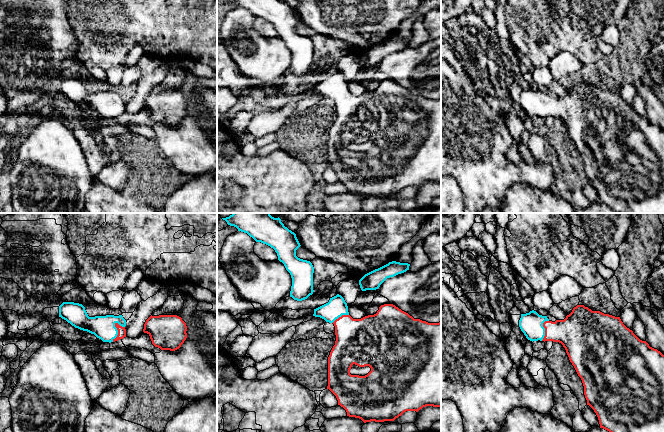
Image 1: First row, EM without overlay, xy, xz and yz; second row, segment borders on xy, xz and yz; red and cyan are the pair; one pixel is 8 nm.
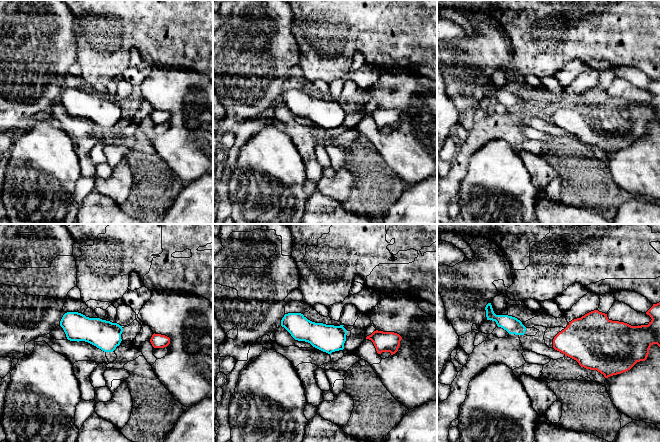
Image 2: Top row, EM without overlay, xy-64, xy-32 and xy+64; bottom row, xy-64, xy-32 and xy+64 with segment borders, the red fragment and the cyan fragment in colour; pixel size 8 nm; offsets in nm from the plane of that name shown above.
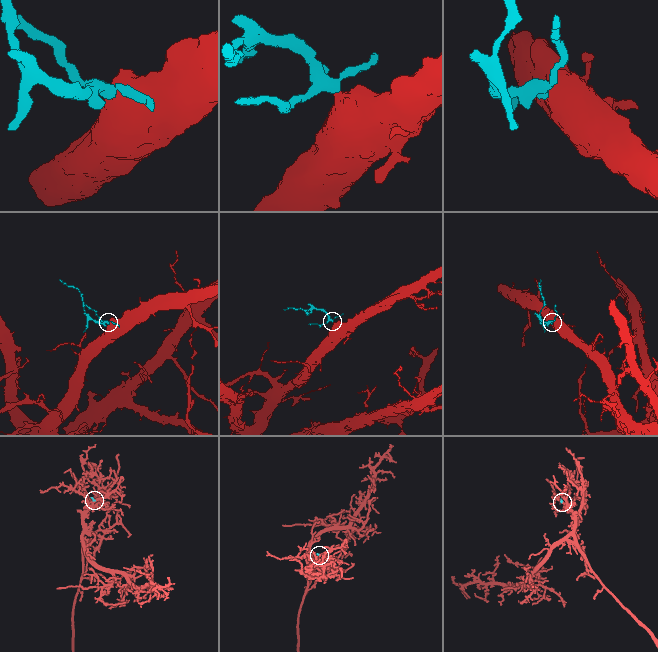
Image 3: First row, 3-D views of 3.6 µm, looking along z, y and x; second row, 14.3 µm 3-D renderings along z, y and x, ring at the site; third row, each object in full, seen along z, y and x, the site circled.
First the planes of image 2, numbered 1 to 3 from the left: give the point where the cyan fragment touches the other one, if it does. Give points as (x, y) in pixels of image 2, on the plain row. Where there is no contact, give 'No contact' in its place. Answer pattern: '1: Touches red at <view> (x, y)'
1: No contact
2: No contact
3: No contact

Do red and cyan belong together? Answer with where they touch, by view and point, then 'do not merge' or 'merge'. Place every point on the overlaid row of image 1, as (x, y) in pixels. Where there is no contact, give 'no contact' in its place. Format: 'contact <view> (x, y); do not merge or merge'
contact xy (118, 332); merge

